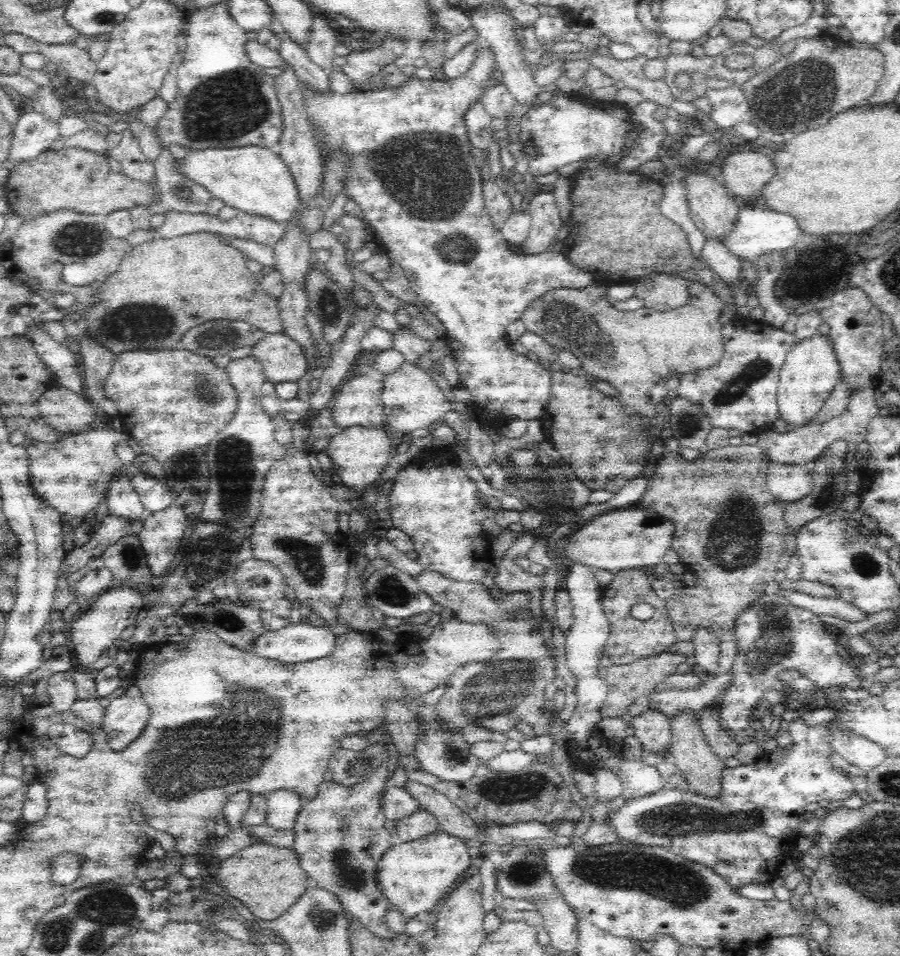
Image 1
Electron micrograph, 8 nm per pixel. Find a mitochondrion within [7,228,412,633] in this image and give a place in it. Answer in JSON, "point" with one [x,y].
{"point":[132,329]}

